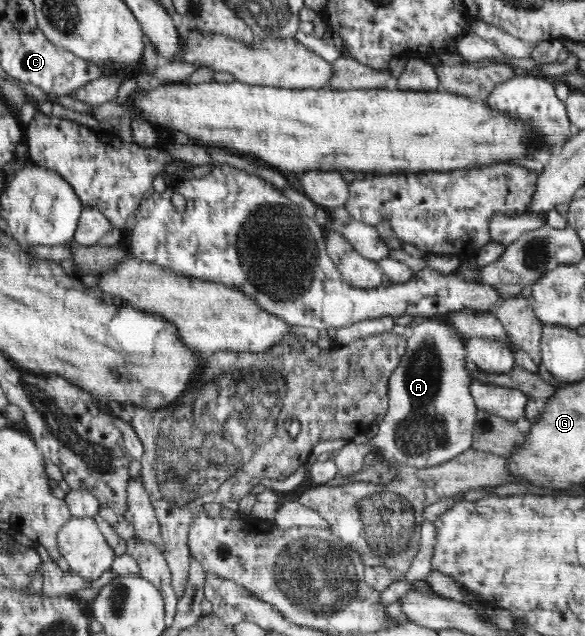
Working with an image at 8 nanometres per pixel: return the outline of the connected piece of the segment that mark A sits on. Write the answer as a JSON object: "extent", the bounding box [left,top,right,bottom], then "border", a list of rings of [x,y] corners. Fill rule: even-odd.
{"extent":[370,315,478,468],"border":[[[444,315],[413,324],[406,339],[406,352],[388,380],[389,408],[384,419],[377,422],[378,432],[370,444],[403,465],[429,468],[472,448],[478,408],[469,390],[473,380],[466,369],[469,354],[465,339],[444,320]]]}

